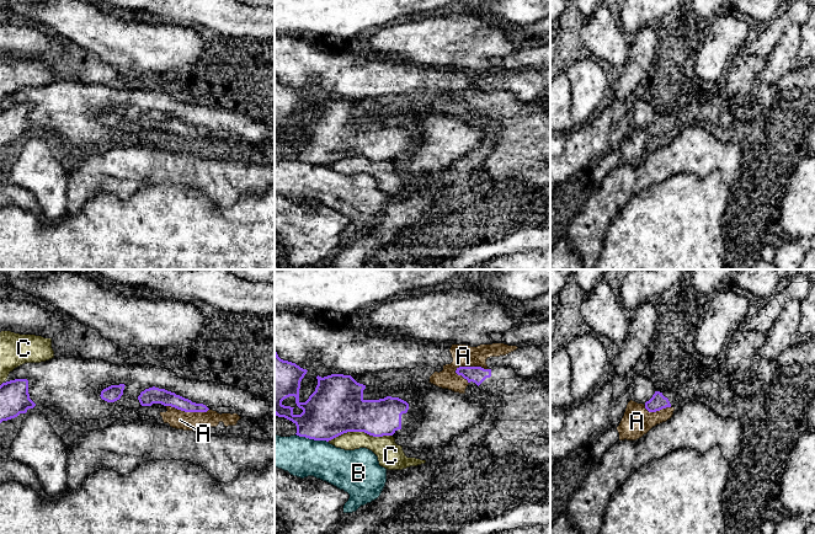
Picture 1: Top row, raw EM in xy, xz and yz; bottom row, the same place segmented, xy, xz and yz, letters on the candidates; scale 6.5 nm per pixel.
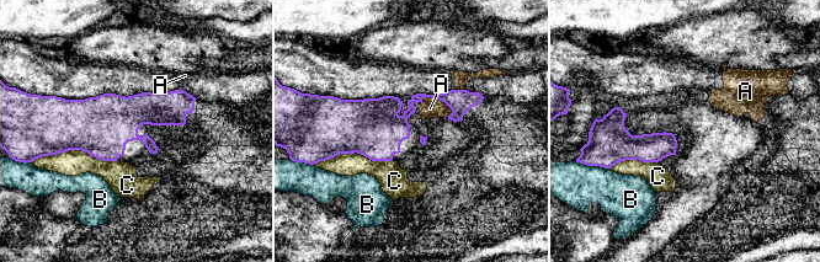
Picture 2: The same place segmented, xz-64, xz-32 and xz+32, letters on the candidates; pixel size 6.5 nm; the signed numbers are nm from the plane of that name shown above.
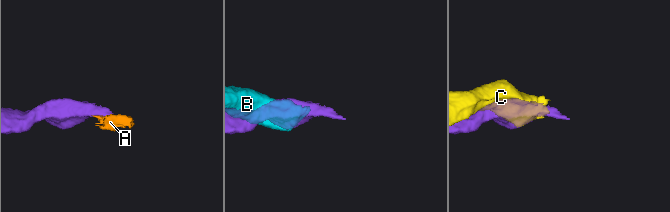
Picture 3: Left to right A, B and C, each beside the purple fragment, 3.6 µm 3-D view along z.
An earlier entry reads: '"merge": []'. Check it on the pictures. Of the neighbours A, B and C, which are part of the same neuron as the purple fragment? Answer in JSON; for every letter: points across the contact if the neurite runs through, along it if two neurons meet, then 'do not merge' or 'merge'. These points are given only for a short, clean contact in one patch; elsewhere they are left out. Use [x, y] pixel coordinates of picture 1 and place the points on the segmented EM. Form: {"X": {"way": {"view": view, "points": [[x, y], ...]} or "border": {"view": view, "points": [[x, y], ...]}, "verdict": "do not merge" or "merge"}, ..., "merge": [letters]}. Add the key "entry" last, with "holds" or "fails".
{"A": {"border": {"view": "xz", "points": [[488, 368], [459, 367], [454, 372]]}, "verdict": "do not merge"}, "B": {"verdict": "do not merge"}, "C": {"verdict": "do not merge"}, "merge": [], "entry": "holds"}

